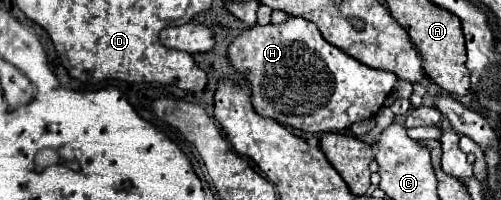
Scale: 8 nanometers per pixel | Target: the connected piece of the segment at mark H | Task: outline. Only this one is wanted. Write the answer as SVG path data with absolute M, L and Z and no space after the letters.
M301 17L243 31L229 45L227 59L249 81L253 109L259 115L305 133L343 131L357 121L377 115L397 81L397 75L371 69L325 43L319 29Z

